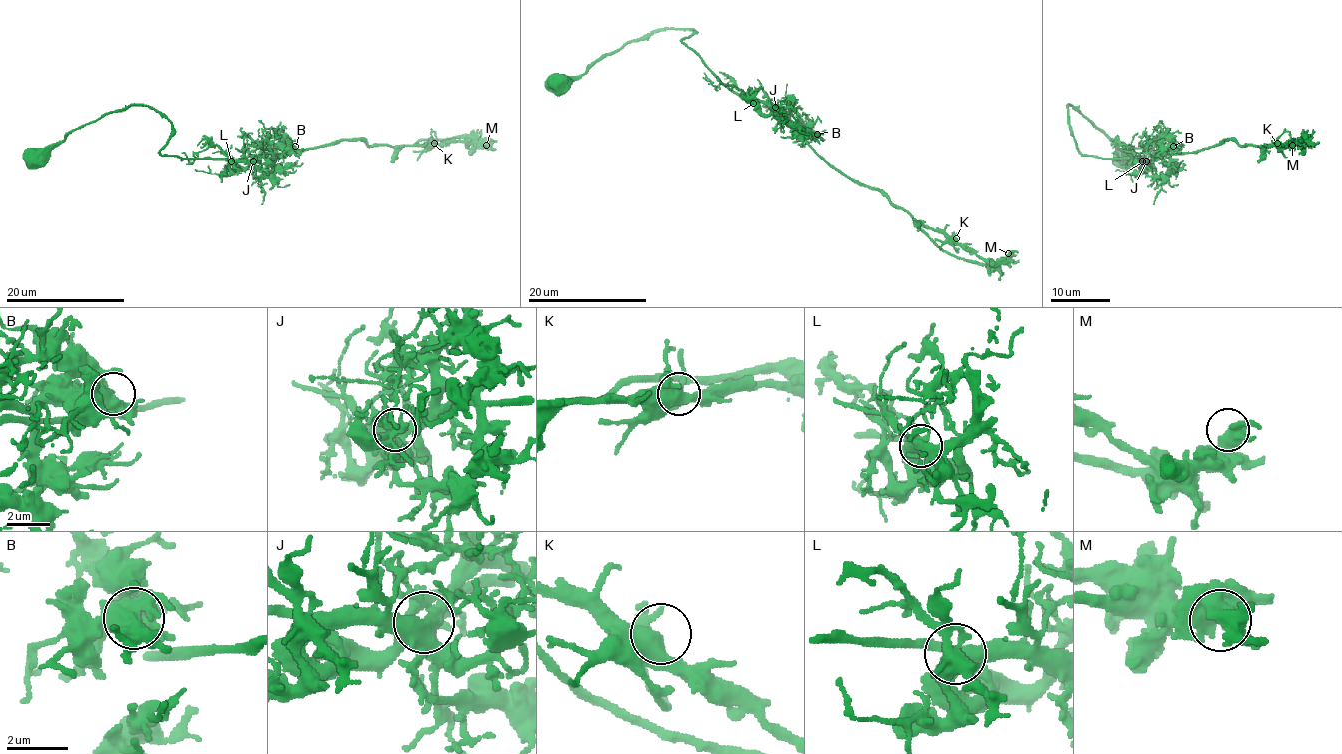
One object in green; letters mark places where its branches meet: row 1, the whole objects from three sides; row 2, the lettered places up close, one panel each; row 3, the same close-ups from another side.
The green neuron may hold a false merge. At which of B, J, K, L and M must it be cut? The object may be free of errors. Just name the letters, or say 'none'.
none

